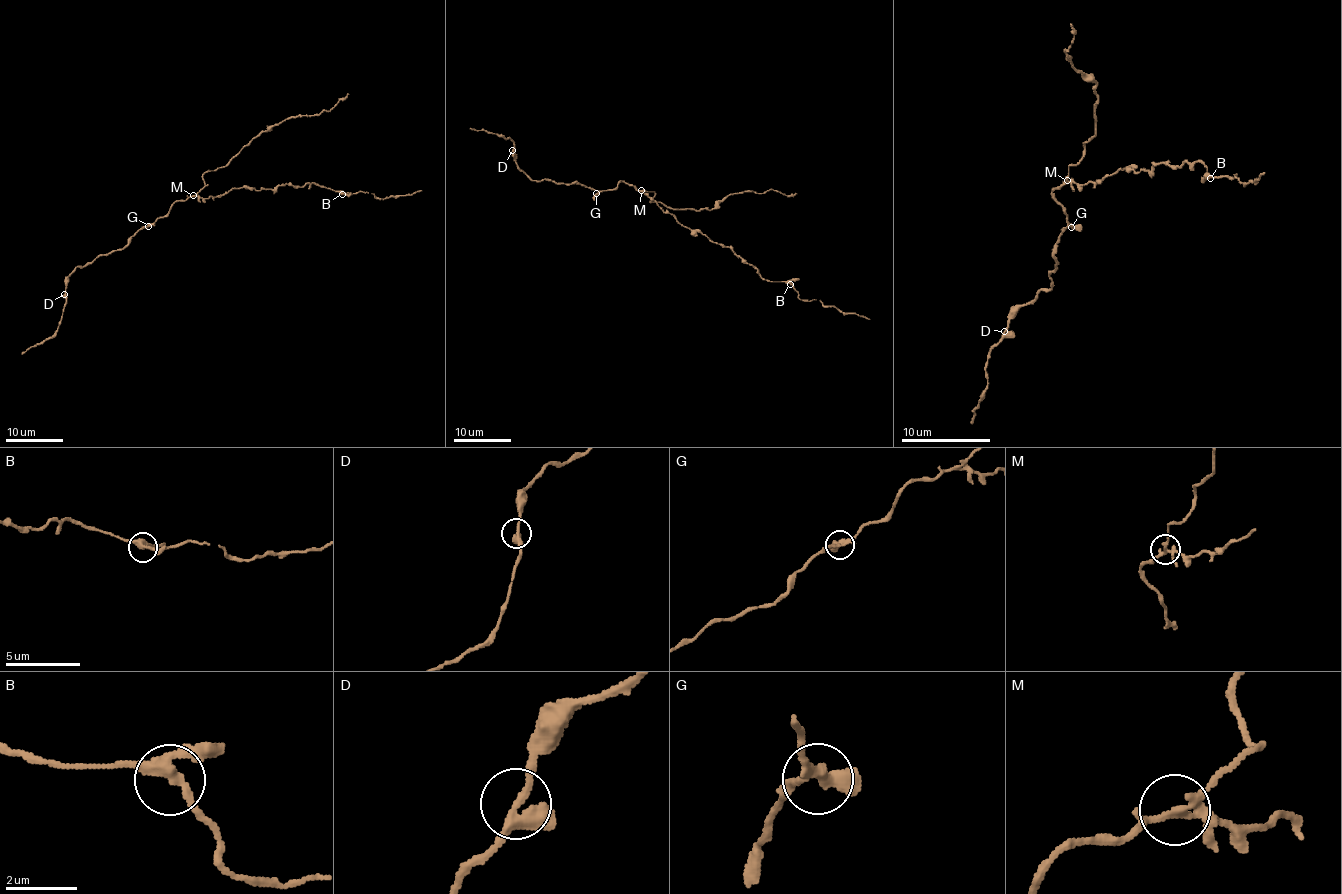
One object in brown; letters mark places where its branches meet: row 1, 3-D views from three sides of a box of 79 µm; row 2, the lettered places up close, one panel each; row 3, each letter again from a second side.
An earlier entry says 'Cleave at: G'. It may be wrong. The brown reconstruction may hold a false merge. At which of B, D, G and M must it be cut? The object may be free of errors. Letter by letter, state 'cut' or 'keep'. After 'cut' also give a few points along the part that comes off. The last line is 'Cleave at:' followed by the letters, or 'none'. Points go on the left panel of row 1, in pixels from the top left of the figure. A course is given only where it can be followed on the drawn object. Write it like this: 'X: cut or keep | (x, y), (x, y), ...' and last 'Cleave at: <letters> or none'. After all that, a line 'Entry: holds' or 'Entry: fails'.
B: keep
D: keep
G: keep
M: keep
Cleave at: none
Entry: fails

